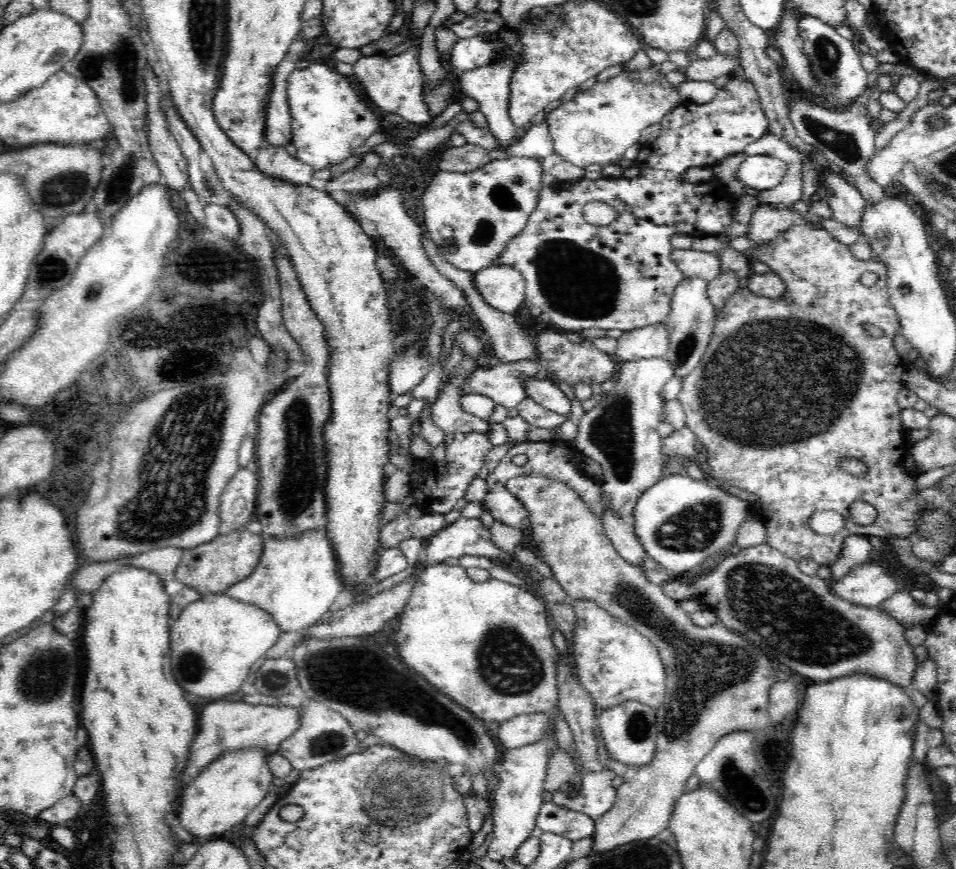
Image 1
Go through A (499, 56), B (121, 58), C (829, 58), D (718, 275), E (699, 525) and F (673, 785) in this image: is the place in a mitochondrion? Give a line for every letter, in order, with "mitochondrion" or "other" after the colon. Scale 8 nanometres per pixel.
A: other
B: mitochondrion
C: mitochondrion
D: other
E: mitochondrion
F: other

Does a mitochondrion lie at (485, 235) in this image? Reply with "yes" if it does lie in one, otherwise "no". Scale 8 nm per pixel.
yes

